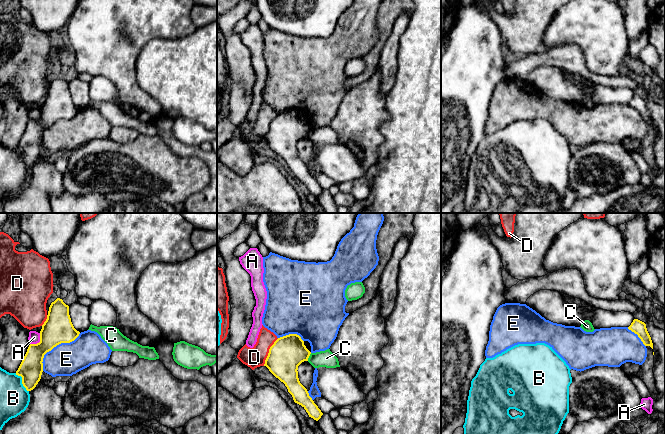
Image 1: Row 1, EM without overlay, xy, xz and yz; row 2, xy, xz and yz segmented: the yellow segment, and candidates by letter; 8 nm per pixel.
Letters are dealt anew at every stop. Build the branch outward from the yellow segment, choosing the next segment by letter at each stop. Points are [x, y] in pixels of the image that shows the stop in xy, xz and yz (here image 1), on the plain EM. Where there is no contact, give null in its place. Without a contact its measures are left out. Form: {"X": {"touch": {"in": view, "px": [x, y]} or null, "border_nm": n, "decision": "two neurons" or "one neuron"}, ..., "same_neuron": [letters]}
{"A": {"touch": {"in": "xy", "px": [39, 118]}, "border_nm": 130, "decision": "two neurons"}, "B": {"touch": {"in": "xy", "px": [22, 157]}, "border_nm": 190, "decision": "two neurons"}, "C": {"touch": {"in": "xz", "px": [308, 133]}, "border_nm": 70, "decision": "two neurons"}, "D": {"touch": {"in": "xz", "px": [269, 128]}, "border_nm": 260, "decision": "two neurons"}, "E": {"touch": {"in": "xy", "px": [54, 122]}, "border_nm": 440, "decision": "two neurons"}, "same_neuron": []}

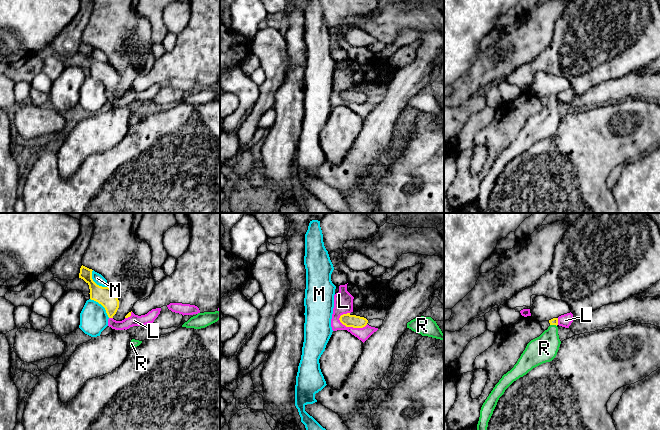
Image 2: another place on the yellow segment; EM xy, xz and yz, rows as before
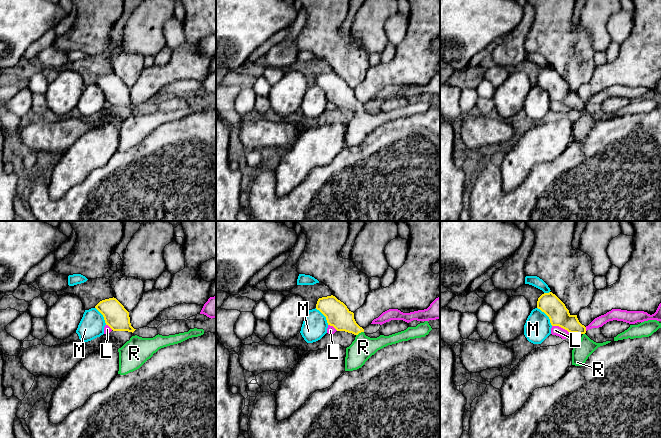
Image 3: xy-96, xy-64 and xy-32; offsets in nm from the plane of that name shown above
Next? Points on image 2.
{"L": {"touch": {"in": "xz", "px": [352, 102]}, "border_nm": 240, "decision": "two neurons"}, "M": {"touch": {"in": "xy", "px": [94, 58]}, "border_nm": 180, "decision": "two neurons"}, "R": {"touch": {"in": "yz", "px": [553, 100]}, "border_nm": 60, "decision": "one neuron"}, "same_neuron": ["R"]}

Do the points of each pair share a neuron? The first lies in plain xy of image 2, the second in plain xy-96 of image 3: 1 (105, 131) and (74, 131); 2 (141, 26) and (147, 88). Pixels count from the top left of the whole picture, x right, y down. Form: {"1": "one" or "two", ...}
{"1": "two", "2": "two"}

